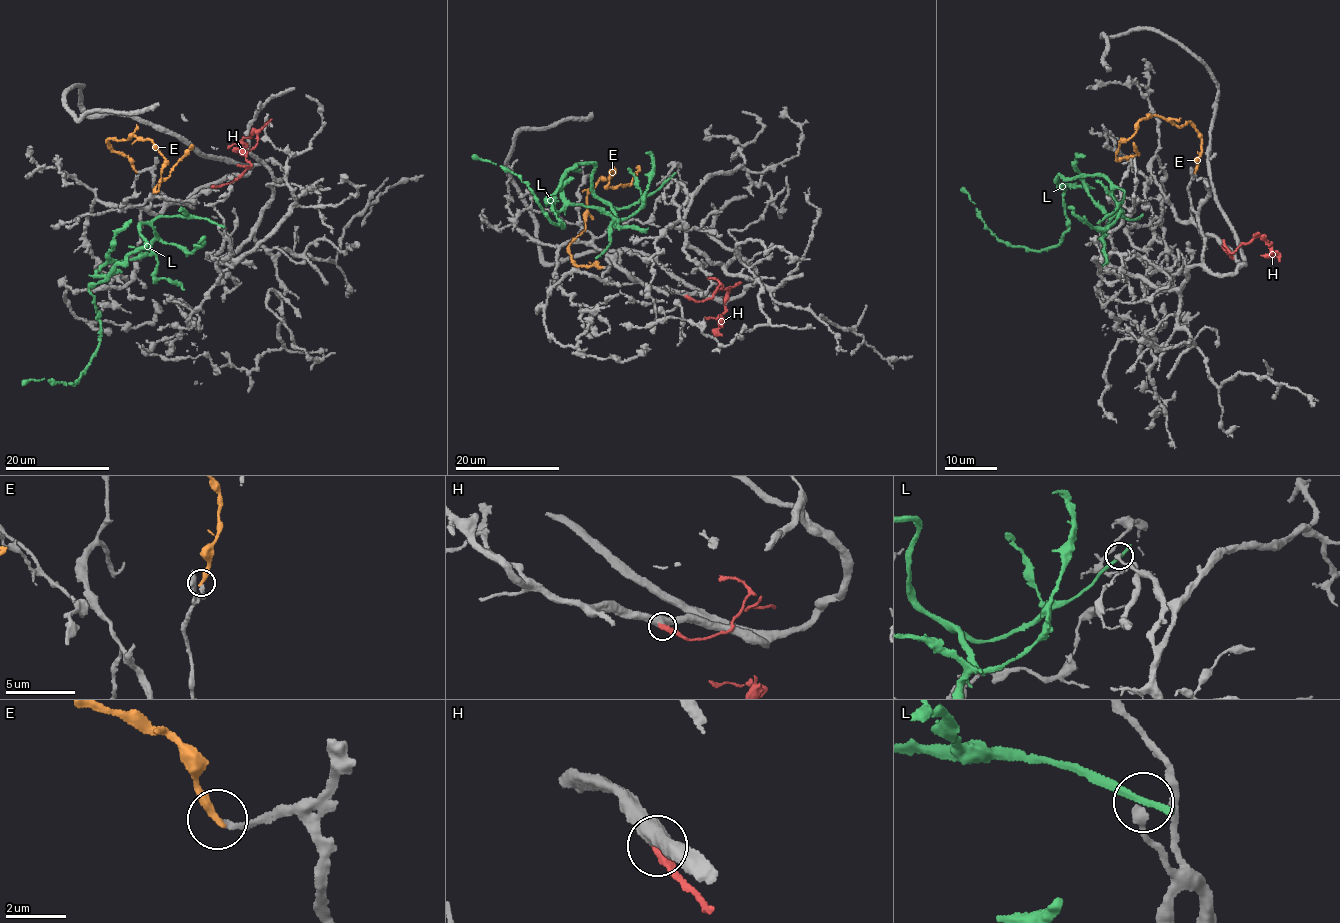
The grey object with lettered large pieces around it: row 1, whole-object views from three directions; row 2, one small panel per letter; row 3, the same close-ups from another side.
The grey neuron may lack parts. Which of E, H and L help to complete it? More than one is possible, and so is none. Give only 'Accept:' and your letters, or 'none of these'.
Accept: none of these

